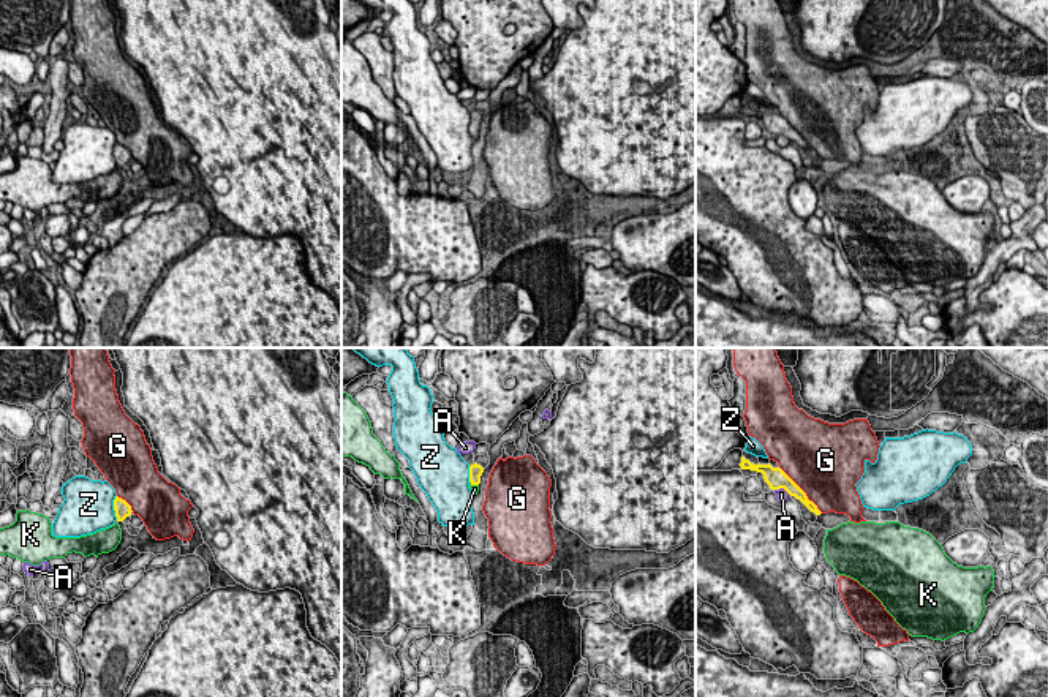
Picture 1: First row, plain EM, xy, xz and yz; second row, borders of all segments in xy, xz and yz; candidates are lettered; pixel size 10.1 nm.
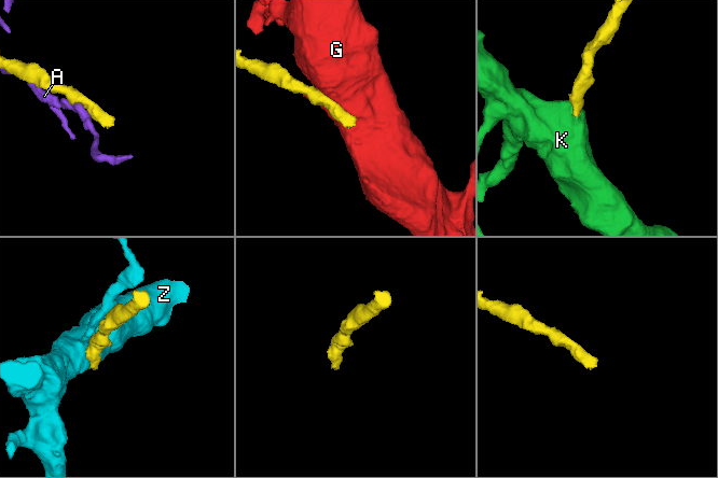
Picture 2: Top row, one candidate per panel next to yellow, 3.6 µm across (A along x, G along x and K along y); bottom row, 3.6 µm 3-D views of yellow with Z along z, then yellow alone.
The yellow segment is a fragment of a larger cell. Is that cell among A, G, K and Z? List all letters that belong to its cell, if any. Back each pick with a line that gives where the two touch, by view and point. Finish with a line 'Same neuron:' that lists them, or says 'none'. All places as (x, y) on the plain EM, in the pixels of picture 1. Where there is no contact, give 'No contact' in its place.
K: Touches yellow at xz (474, 130)
Same neuron: K

